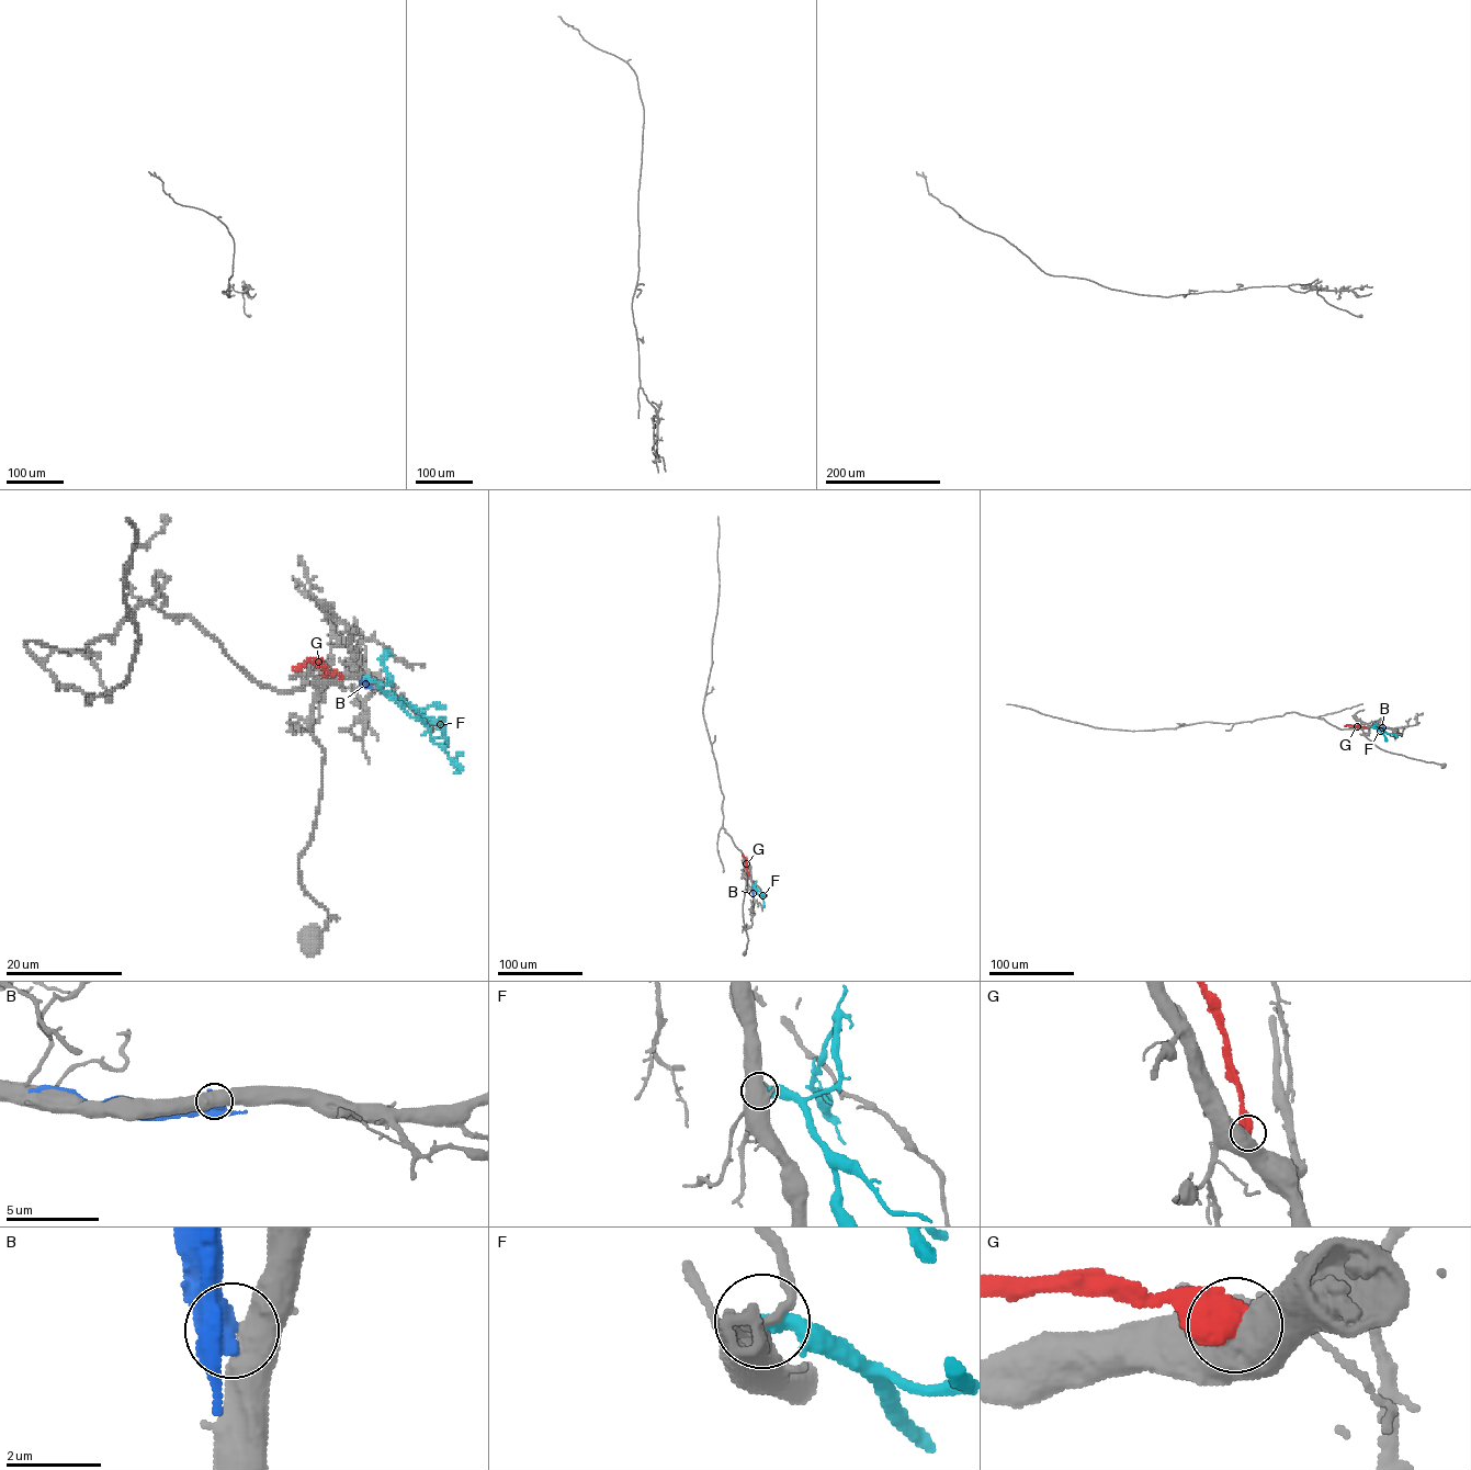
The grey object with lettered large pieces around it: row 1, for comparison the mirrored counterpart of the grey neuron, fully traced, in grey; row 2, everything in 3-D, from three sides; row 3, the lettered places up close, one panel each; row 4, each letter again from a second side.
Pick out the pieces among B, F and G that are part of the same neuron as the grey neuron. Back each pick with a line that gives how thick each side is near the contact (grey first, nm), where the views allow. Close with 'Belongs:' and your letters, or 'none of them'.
Belongs: none of them

